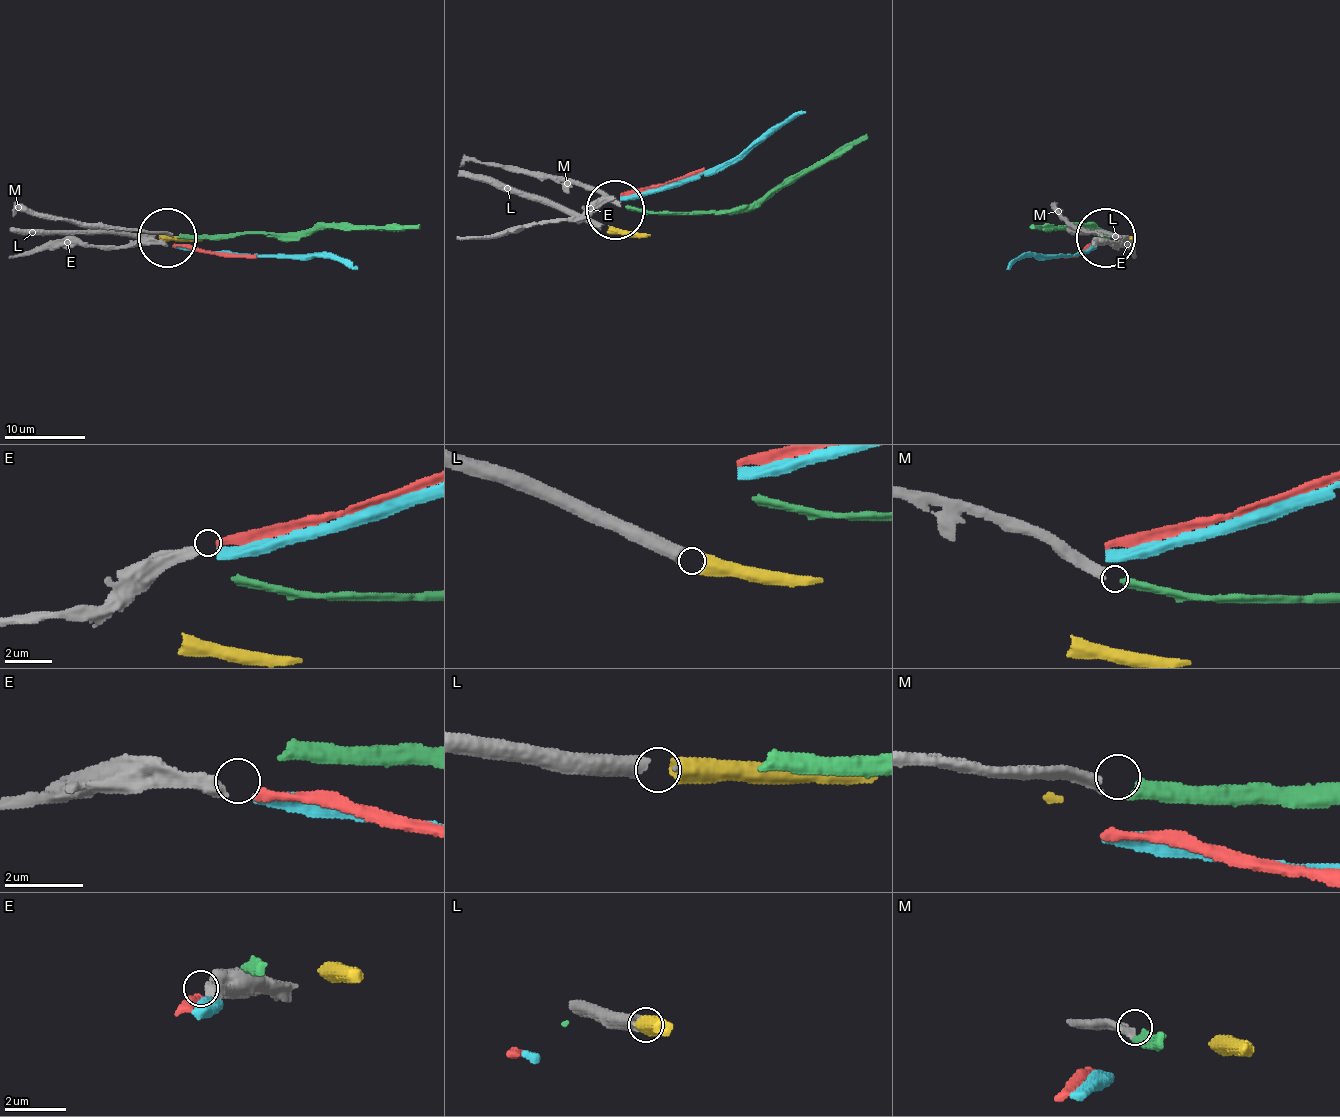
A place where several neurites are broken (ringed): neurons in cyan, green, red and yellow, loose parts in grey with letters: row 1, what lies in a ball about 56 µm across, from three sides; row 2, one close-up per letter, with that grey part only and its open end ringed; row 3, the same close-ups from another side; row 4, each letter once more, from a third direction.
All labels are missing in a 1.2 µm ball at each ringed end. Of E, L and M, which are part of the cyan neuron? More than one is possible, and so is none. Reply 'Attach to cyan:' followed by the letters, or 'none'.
Attach to cyan: none

